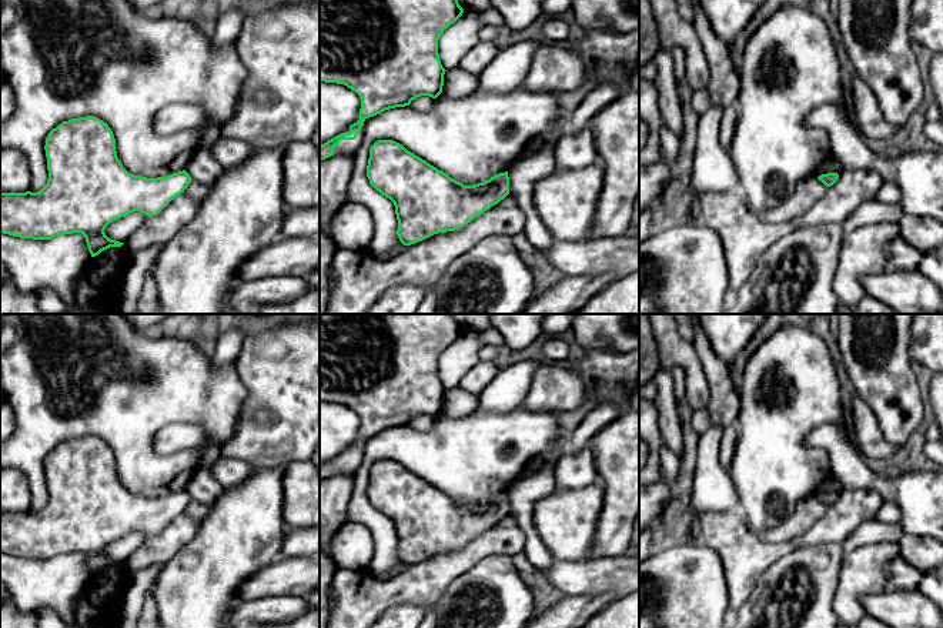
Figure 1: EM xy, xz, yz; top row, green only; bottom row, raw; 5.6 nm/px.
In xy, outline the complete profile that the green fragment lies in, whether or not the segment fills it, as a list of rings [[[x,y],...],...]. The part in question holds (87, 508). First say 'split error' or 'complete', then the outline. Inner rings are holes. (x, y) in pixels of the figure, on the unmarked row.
complete; [[[94,435],[58,444],[49,452],[44,470],[49,500],[40,511],[0,512],[0,552],[33,559],[81,552],[91,577],[124,564],[106,555],[110,542],[134,531],[157,535],[193,500],[185,490],[157,498],[128,492],[117,477],[111,448]]]

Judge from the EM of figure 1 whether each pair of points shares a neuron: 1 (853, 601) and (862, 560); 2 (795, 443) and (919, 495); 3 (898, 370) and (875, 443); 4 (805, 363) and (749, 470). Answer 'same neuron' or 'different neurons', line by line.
1: same neuron
2: different neurons
3: different neurons
4: same neuron

